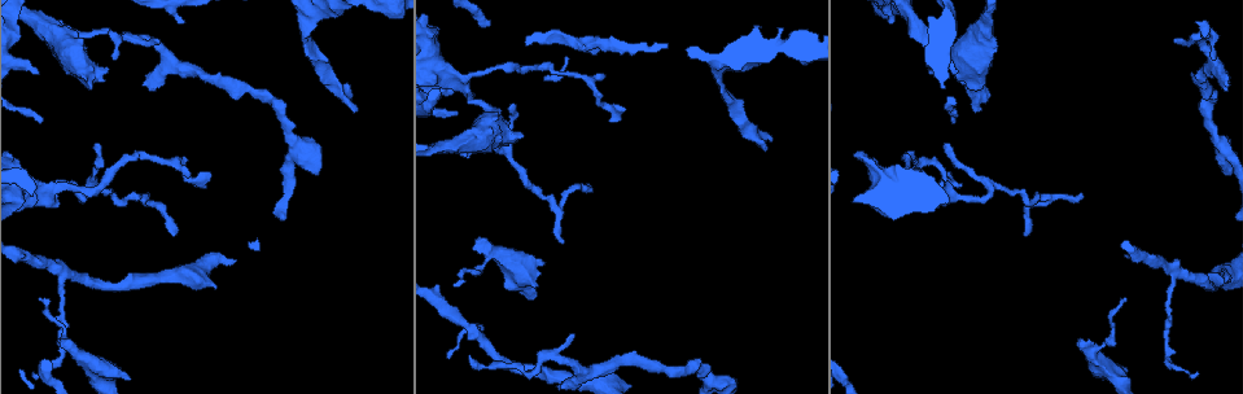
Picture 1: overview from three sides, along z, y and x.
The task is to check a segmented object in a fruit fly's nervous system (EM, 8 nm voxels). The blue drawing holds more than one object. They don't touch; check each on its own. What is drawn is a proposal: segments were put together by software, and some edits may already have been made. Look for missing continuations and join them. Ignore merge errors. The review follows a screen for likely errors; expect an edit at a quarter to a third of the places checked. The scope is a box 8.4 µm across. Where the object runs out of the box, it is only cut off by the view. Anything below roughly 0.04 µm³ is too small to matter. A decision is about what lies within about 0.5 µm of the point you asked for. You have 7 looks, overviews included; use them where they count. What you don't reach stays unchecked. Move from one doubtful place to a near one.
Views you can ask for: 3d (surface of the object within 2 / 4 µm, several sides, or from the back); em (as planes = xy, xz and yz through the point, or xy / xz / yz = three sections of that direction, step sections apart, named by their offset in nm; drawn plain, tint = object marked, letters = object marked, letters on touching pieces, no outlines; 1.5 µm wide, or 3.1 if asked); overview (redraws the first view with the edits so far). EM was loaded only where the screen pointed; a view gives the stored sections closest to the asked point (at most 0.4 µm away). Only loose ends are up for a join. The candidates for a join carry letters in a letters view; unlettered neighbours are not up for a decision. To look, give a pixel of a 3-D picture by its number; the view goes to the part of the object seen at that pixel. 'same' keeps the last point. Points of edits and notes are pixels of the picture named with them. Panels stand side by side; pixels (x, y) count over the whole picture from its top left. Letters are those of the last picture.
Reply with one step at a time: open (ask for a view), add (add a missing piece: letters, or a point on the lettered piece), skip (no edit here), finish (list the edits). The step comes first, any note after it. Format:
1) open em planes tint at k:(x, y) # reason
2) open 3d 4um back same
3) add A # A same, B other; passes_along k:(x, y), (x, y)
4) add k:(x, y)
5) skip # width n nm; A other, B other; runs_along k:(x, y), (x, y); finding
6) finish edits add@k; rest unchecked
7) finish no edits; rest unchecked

open em planes letters at 1:(1028, 233) # free end

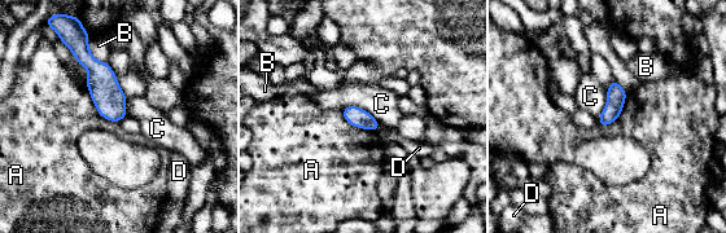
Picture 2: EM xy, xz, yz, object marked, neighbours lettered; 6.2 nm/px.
skip # A other, B other, C other, D other; runs_along 2:(84, 47), (117, 118); none of them fits

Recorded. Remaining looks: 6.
open 3d 2um at 1:(471, 355) # tapers out

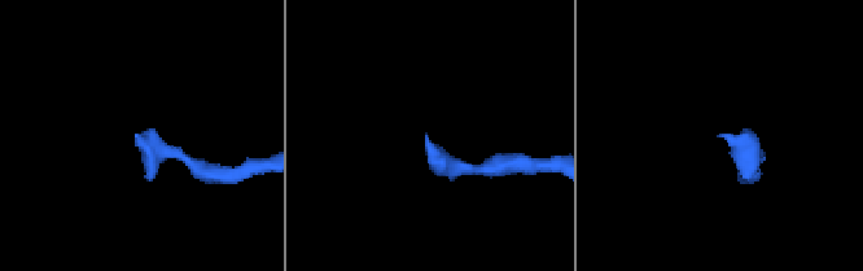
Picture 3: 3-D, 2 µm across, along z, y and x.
open em planes letters at 3:(425, 134) # need the tissue

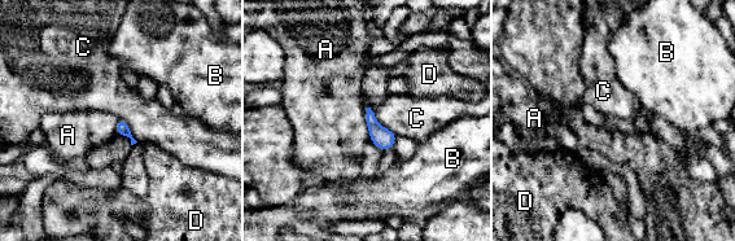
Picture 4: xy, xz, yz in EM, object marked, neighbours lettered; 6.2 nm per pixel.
skip # A other, B other, C other, D other; border 4:(364, 117), (371, 139); no lettered piece goes on from it

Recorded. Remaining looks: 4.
open 3d 2um at 1:(930, 74) # branch stops here

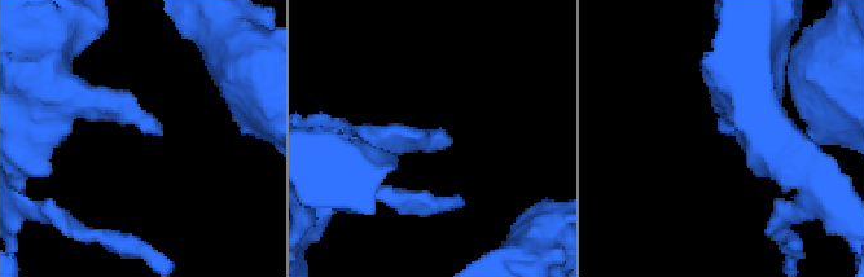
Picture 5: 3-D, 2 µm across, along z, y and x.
open em planes tint at 5:(160, 134) # now the EM

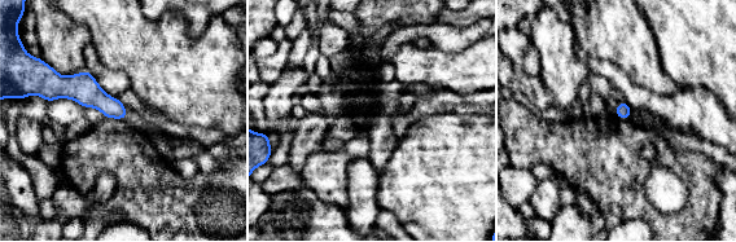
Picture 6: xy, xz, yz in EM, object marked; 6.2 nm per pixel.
open em planes letters same

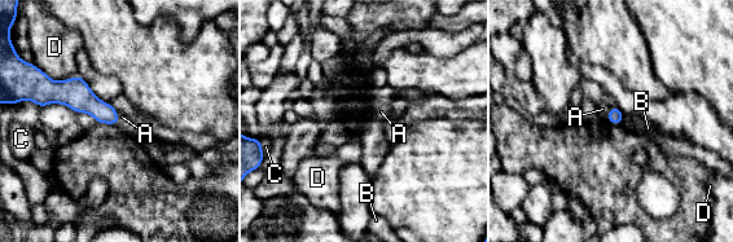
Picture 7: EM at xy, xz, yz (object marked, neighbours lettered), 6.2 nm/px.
skip # longest_contact D 240 nm; A other, B other, C other, D other; border 7:(610, 108), (606, 120); none of them fits

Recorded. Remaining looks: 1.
finish no edits; rest unchecked

